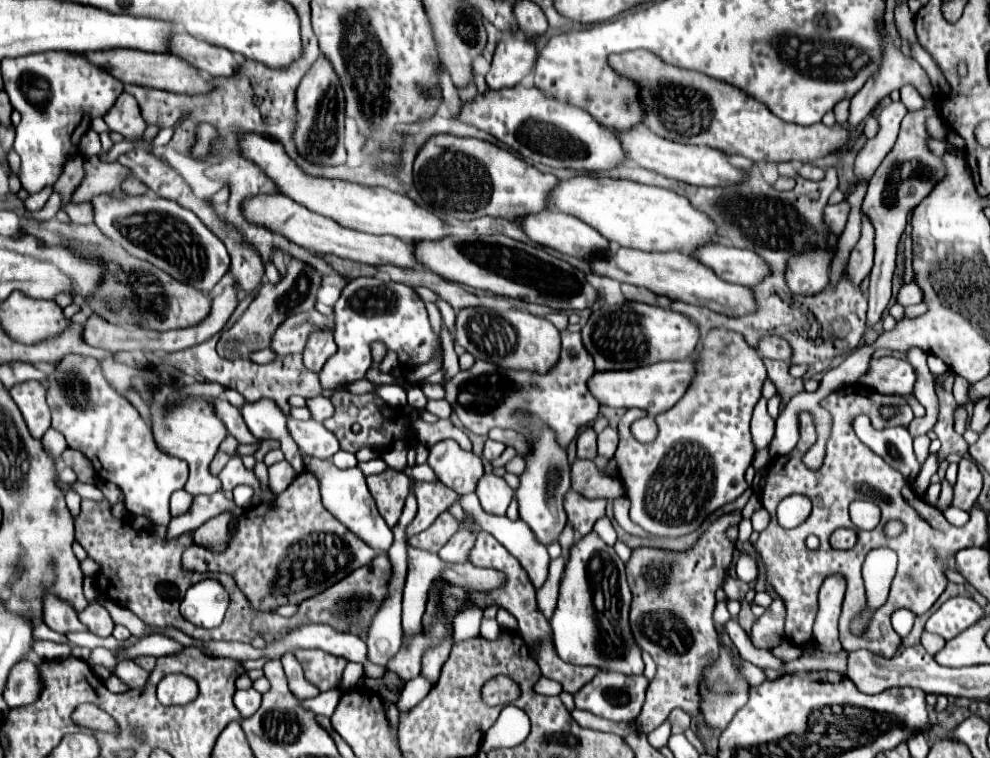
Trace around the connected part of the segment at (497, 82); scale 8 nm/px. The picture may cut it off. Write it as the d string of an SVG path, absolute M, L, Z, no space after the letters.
M521 31L503 33L501 43L493 55L491 69L487 73L489 89L513 87L531 71L535 63L535 43Z

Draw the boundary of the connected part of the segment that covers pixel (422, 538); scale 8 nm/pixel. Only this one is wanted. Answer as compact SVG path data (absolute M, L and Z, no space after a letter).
M443 513L437 521L419 535L409 537L409 545L415 549L425 549L429 553L437 553L459 529L459 521L451 513Z

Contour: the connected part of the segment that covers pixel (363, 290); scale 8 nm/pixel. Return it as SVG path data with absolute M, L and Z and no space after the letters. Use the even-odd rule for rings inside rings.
M357 277L351 279L337 303L333 305L335 315L335 343L339 347L325 367L321 369L323 389L337 389L351 381L363 379L367 369L373 365L369 345L373 341L383 341L391 351L399 355L401 367L421 365L431 359L435 347L435 333L431 329L425 303L415 293L413 287L403 283L381 283L379 277ZM391 293L395 303L387 303L385 295Z

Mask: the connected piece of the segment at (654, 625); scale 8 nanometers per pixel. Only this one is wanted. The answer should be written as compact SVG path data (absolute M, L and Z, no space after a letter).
M741 511L721 515L707 527L707 531L701 533L697 543L685 551L671 551L657 547L635 547L631 551L631 559L625 565L629 589L633 595L629 625L639 649L647 651L657 663L657 689L649 689L641 715L635 721L643 733L651 733L653 729L657 729L675 707L685 709L691 717L699 713L699 681L703 677L705 665L711 665L717 659L721 645L713 625L713 609L715 609L715 591L723 587L735 551L735 543L727 539L727 529L739 525L741 519L743 519Z

